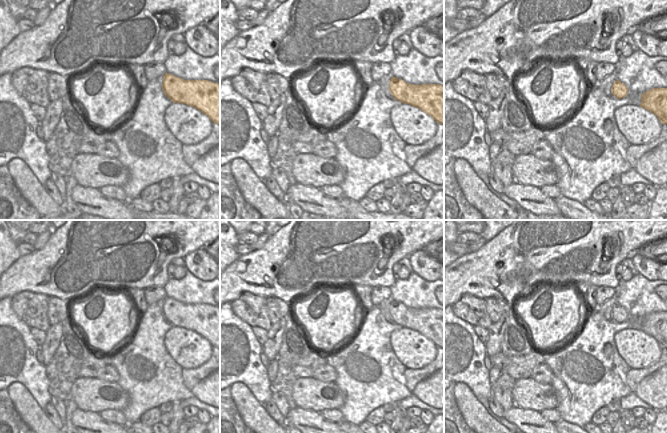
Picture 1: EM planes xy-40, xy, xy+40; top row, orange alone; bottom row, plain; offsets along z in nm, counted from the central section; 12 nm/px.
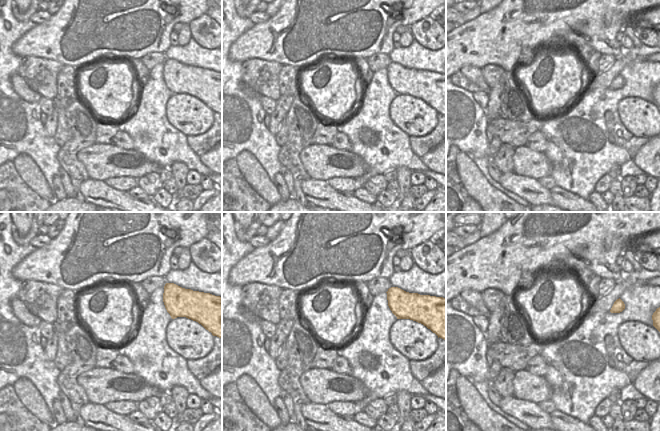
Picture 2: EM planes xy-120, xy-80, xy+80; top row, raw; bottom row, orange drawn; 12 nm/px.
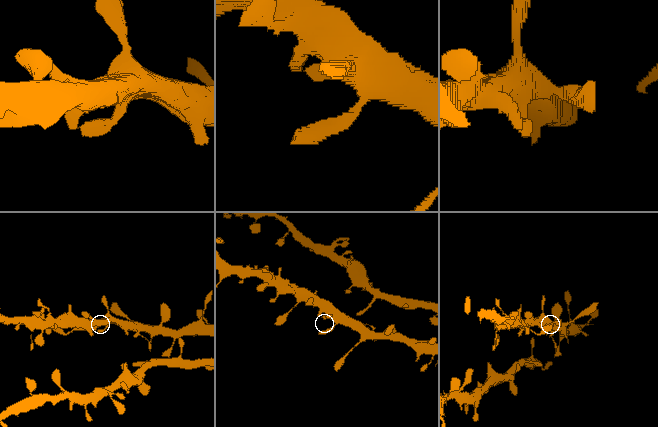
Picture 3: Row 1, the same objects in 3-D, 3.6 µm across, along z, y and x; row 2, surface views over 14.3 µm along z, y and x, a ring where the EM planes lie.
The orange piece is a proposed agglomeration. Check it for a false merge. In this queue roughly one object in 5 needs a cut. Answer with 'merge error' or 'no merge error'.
no merge error

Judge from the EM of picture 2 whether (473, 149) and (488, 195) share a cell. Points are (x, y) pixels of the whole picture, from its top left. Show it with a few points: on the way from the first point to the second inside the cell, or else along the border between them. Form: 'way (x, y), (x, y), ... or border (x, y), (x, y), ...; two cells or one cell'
border (460, 150), (472, 157); two cells

